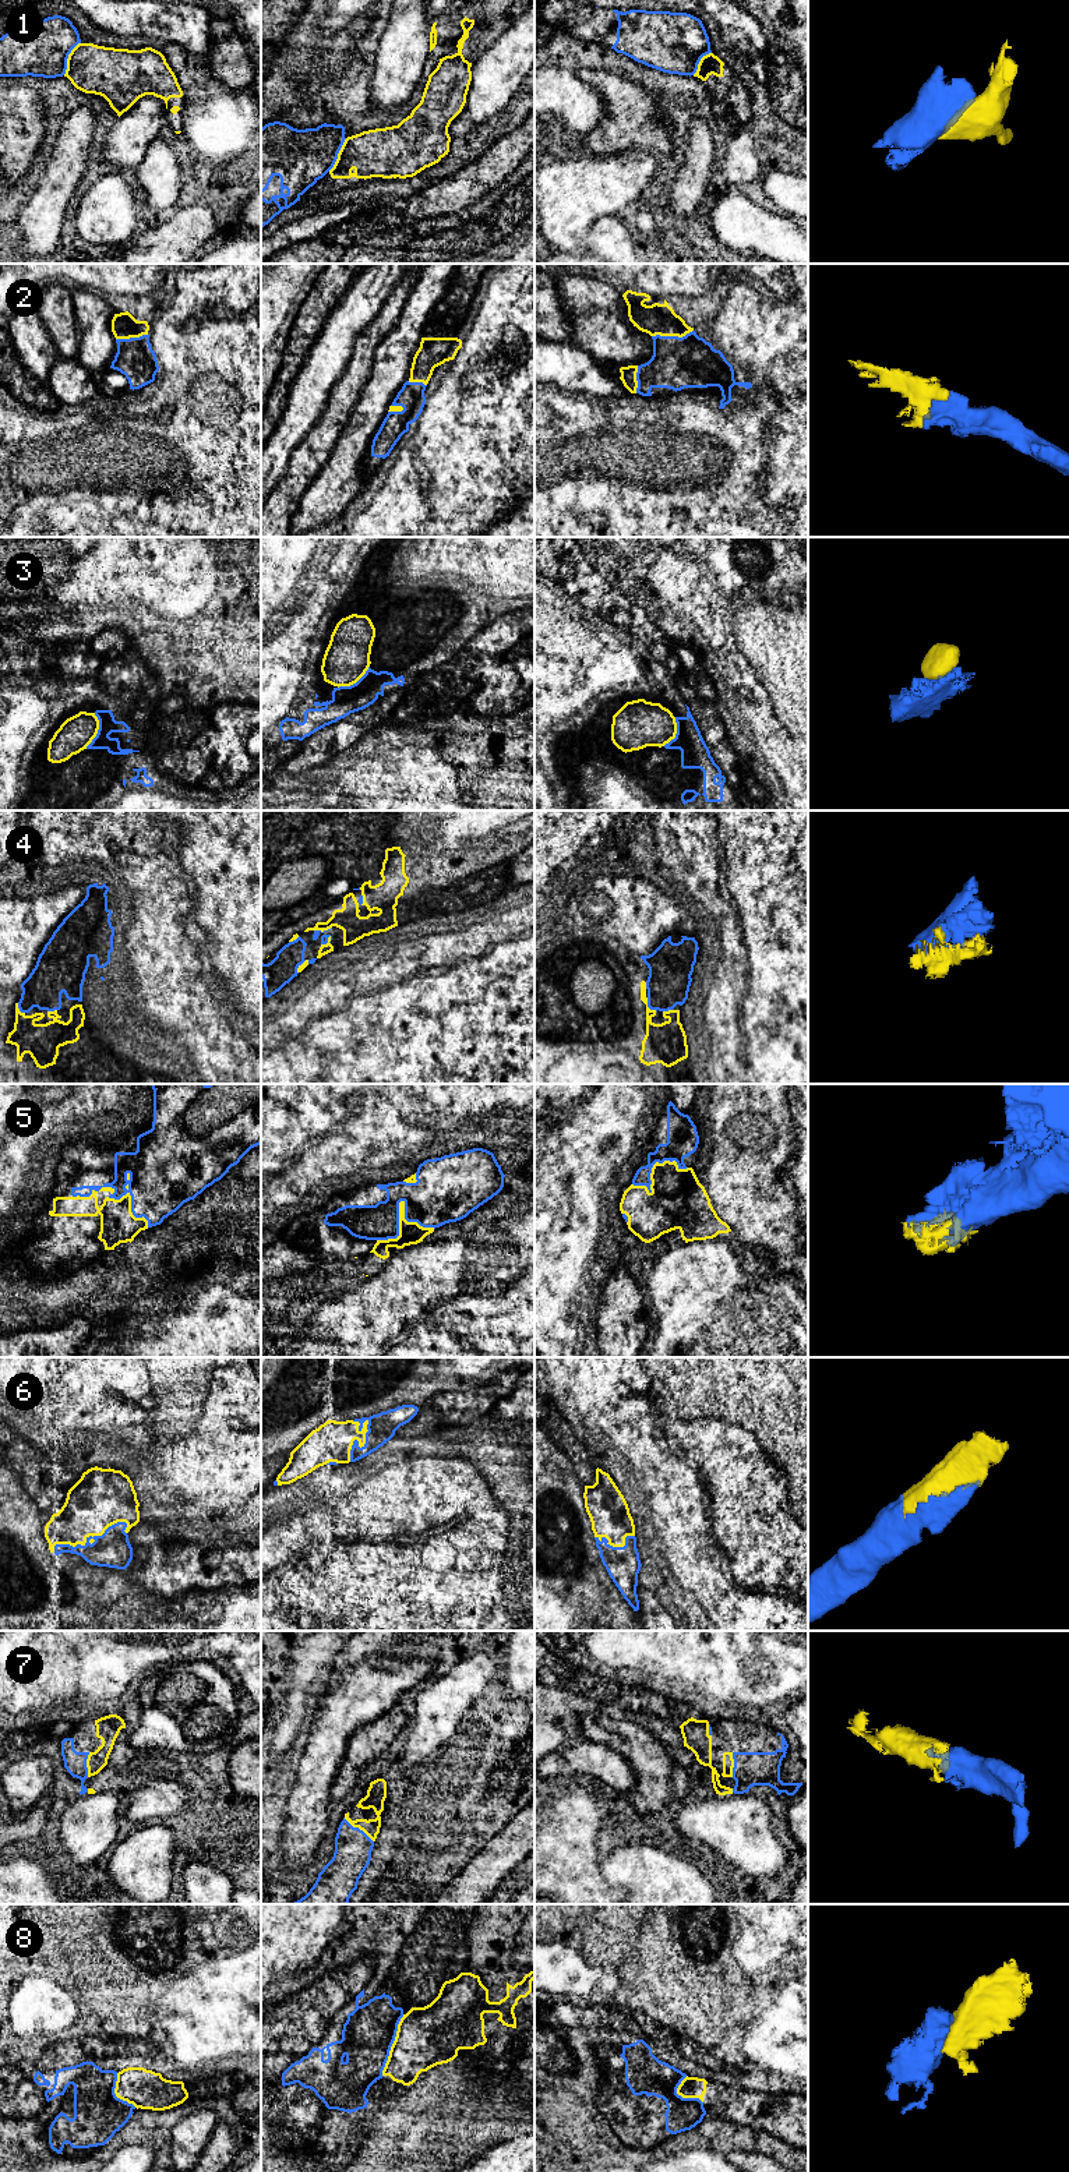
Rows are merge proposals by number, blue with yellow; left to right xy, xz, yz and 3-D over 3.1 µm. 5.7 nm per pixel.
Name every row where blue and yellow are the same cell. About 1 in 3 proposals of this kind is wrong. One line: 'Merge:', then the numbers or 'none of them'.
Merge: 2, 3, 4, 5, 6, 7

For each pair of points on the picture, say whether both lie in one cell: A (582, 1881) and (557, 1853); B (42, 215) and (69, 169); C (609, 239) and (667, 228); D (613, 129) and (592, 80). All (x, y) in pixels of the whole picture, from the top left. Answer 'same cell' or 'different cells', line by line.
A: same cell
B: same cell
C: same cell
D: same cell

